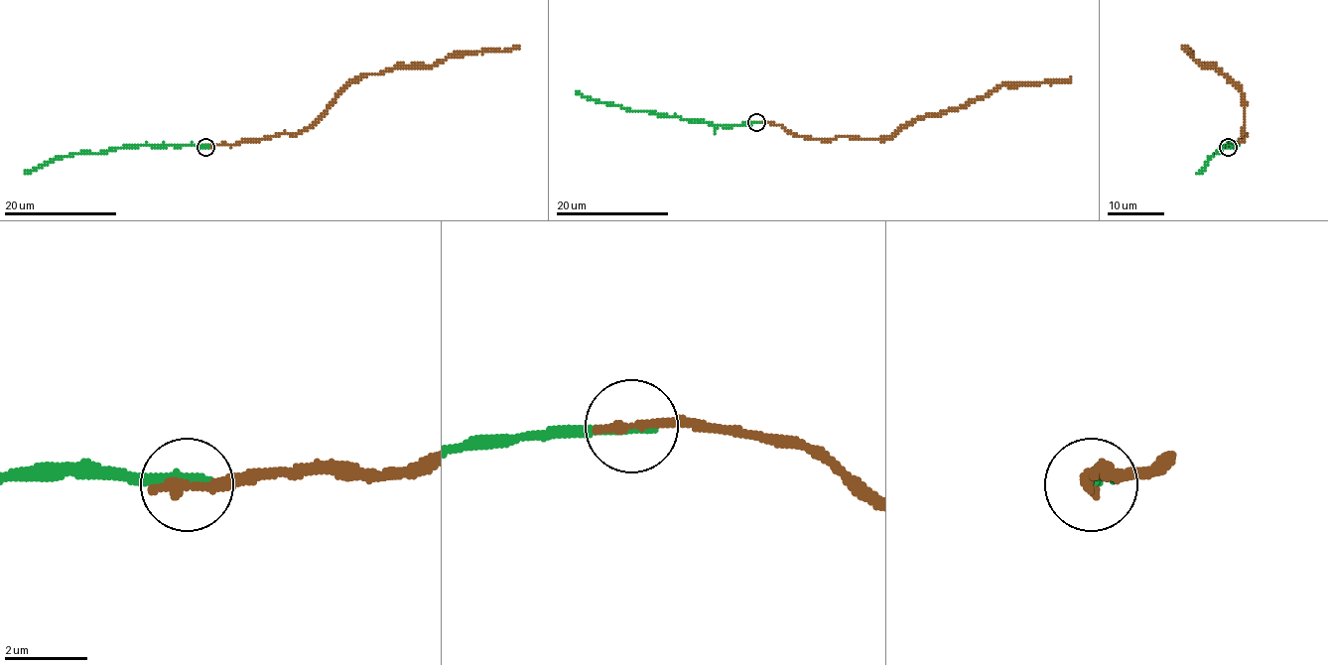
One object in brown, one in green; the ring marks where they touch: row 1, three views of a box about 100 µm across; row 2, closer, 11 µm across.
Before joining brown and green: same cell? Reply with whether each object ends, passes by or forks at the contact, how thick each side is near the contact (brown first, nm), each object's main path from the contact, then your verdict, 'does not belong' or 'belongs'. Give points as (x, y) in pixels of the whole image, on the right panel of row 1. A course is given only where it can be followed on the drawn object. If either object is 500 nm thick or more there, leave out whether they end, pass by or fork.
brown ends | green ends | 300/280 nm | brown via (1228, 147), (1245, 137), (1241, 134), (1244, 93), (1215, 67), (1203, 66), (1183, 47) | green via (1228, 147), (1231, 145), (1225, 145), (1210, 157), (1197, 173) | belongs

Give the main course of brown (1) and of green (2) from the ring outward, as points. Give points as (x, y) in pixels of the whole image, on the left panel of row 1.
1: (204, 147), (302, 133), (350, 83), (365, 74), (397, 67), (435, 66), (454, 54), (511, 51), (520, 47)
2: (204, 147), (133, 145), (98, 153), (74, 153), (67, 157), (57, 157), (25, 173)

